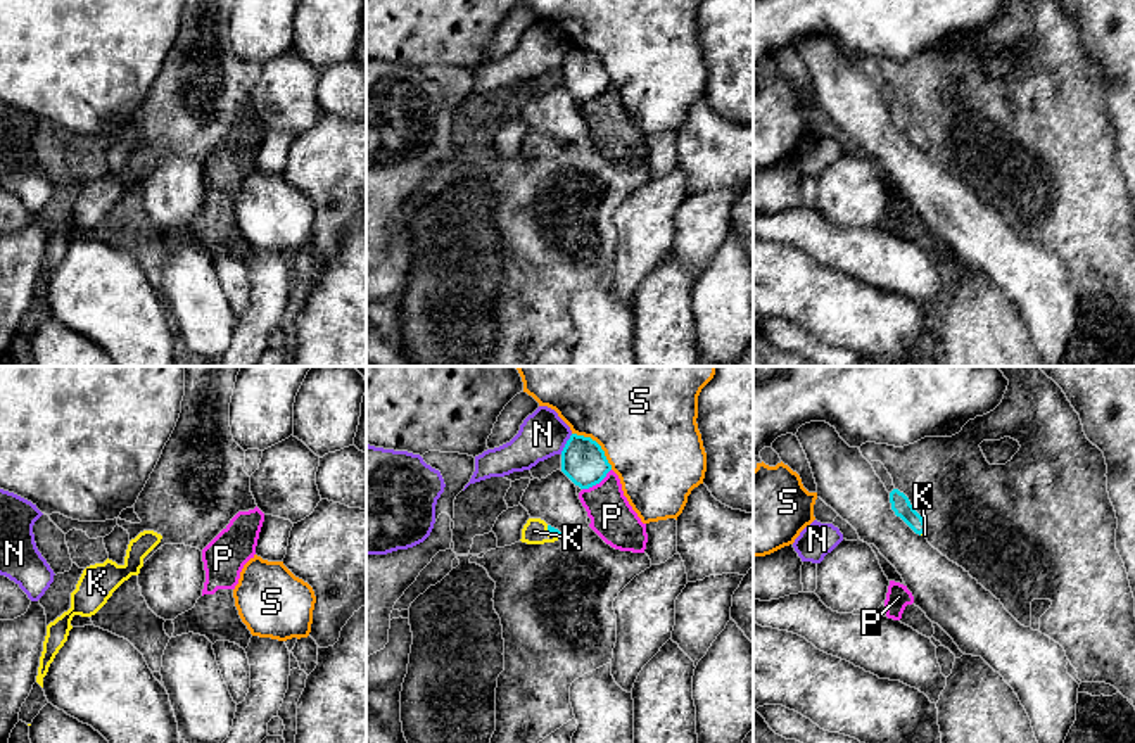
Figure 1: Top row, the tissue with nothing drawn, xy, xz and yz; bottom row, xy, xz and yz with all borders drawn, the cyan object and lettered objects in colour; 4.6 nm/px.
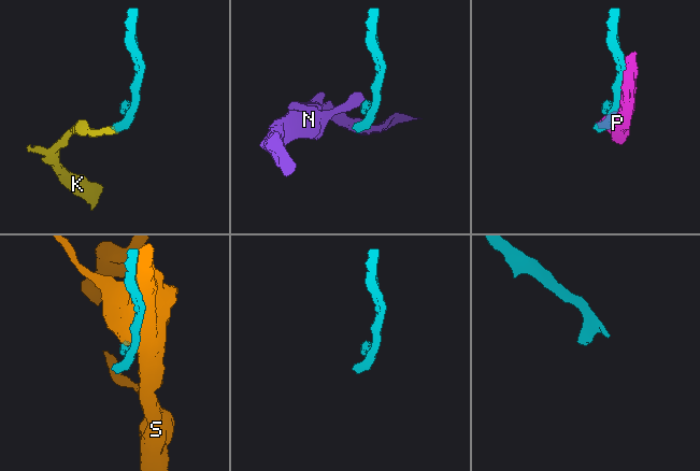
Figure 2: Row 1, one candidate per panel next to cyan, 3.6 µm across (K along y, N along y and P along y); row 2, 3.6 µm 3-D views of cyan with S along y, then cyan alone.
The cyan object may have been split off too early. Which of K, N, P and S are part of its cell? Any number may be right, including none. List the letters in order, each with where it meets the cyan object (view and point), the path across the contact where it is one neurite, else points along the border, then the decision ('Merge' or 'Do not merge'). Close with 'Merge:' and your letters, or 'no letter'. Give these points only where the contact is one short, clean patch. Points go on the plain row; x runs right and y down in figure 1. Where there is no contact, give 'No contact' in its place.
K: Touches cyan at xz (551, 146). Path across: xz (550, 142), (551, 146), (534, 144). Merge
N: Touches cyan at xz (565, 57). Boundary: xz (572, 47), (560, 66). Do not merge
P: Touches cyan at xz (596, 95). Do not merge
S: Touches cyan at xz (598, 57). Do not merge
Merge: K

